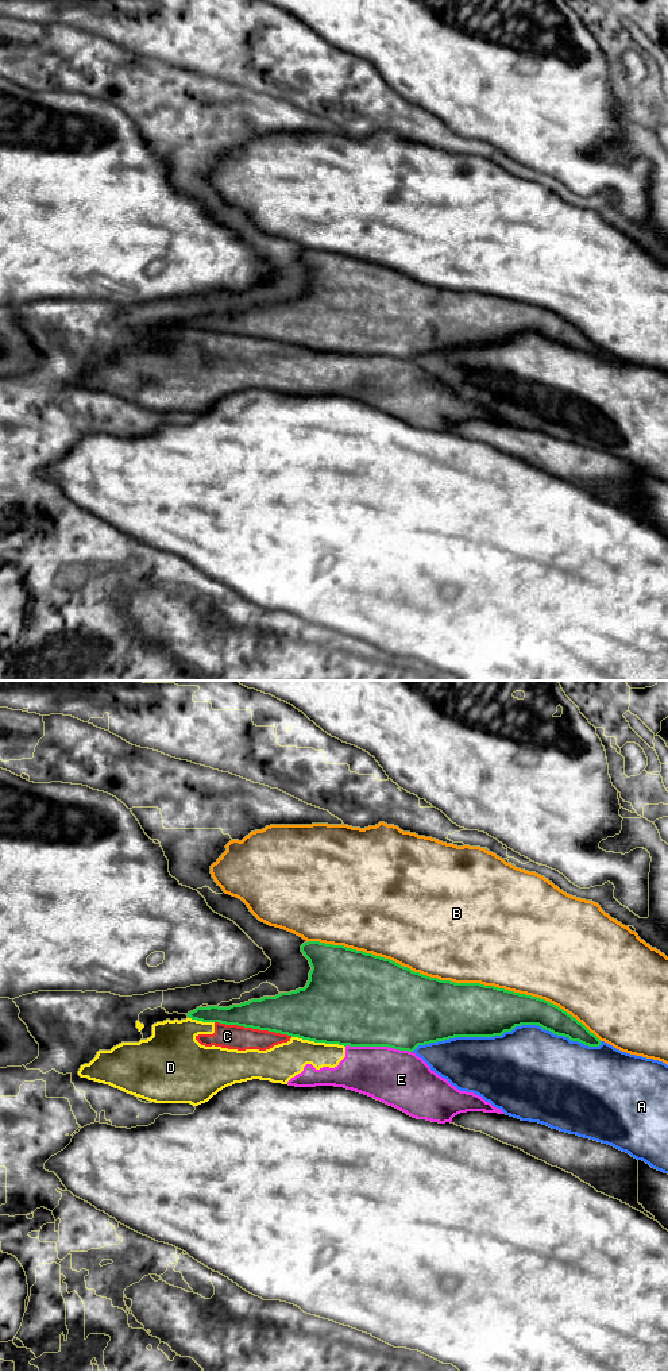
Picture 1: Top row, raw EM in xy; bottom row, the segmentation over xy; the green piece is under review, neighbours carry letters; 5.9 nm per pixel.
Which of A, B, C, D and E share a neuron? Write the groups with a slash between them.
A / B / C D E

